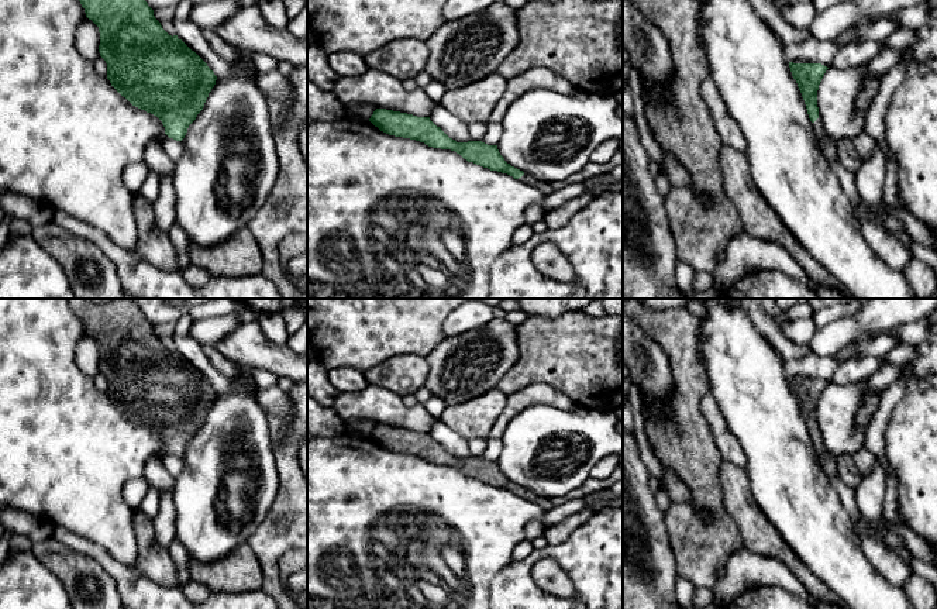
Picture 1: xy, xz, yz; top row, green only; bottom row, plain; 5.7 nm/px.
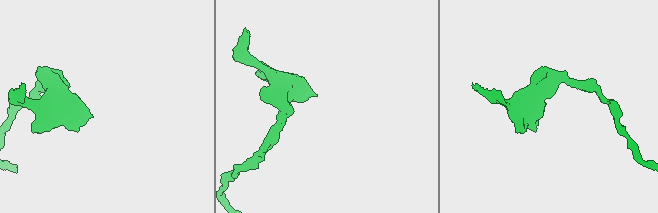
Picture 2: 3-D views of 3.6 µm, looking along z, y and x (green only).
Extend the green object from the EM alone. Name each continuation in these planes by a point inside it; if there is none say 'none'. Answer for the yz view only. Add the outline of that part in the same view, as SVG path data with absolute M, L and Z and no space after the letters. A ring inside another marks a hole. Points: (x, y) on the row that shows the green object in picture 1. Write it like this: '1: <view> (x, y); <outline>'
1: yz (827, 145); M819 118L813 123L813 131L819 144L819 148L824 158L831 162L837 159L837 142L827 134L823 121Z

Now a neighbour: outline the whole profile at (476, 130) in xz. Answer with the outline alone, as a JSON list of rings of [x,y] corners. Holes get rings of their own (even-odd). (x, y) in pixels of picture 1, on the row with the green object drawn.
[[[469,123],[468,131],[472,141],[480,141],[488,131],[488,123]]]

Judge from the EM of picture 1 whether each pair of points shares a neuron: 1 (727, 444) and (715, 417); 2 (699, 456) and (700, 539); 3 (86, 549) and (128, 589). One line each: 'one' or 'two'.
1: one
2: one
3: one

